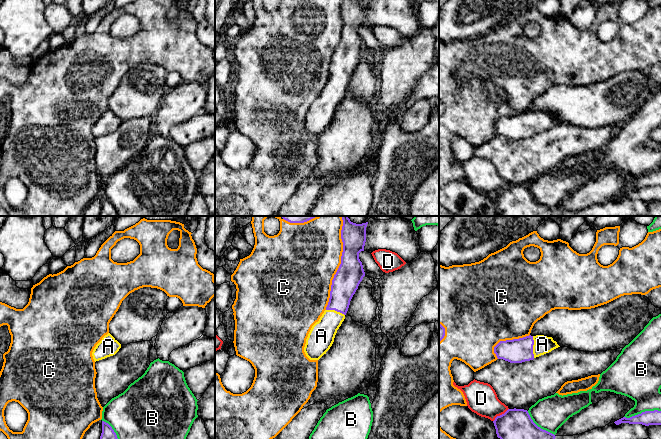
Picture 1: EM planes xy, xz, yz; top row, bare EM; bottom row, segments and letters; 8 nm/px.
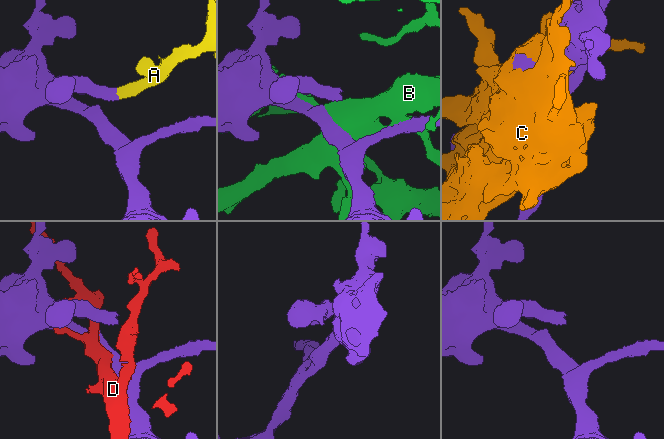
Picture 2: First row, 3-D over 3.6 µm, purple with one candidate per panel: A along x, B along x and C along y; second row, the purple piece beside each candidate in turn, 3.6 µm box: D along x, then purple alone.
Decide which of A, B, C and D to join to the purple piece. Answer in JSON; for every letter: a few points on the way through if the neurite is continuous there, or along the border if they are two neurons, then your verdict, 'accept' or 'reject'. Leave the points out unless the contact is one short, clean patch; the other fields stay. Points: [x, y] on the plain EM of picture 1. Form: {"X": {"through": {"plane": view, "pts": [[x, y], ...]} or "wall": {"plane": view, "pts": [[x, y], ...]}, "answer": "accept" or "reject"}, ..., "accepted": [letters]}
{"A": {"through": {"plane": "yz", "pts": [[520, 126], [532, 123], [542, 120]]}, "answer": "accept"}, "B": {"answer": "reject"}, "C": {"answer": "reject"}, "D": {"answer": "reject"}, "accepted": ["A"]}

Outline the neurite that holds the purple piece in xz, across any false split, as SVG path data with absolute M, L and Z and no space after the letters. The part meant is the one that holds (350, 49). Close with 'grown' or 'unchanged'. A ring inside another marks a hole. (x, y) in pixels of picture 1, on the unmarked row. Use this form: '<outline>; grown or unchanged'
M343 0L341 40L334 51L326 86L306 115L304 128L310 136L319 136L330 125L337 106L345 95L350 77L365 48L359 29L364 27L367 0Z; grown

